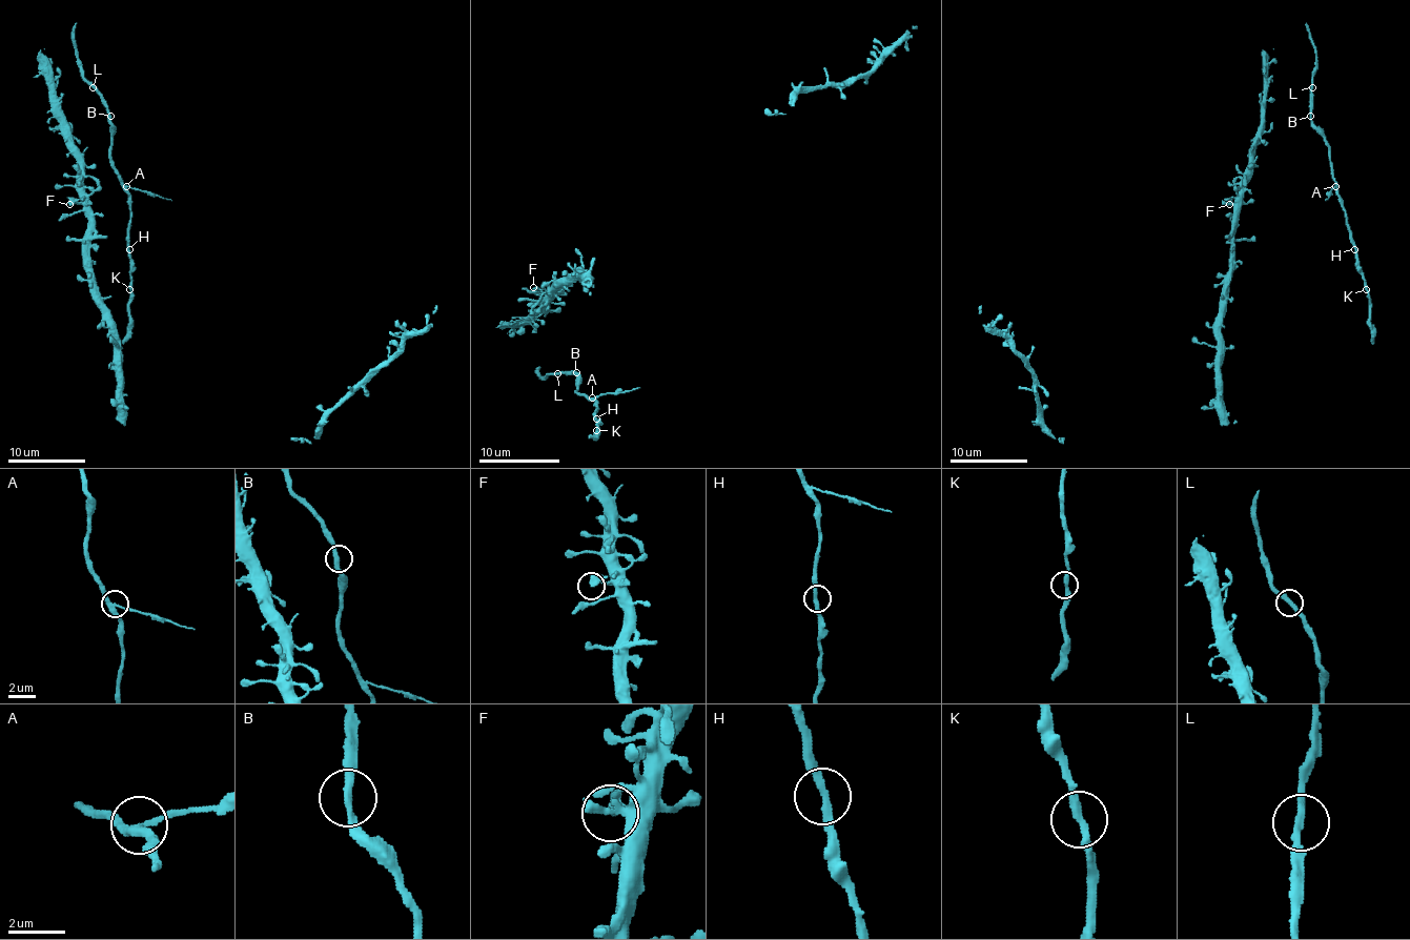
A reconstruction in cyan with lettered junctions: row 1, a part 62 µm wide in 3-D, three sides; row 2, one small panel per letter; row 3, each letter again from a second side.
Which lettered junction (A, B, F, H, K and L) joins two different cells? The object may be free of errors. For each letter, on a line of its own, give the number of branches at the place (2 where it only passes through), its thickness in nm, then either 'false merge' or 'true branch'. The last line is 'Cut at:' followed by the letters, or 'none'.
A: 3 branches meet; 280 nm thick; false merge
B: 2 branches meet; 280 nm thick; true branch
F: 3 branches meet; 240 nm thick; true branch
H: 2 branches meet; 300 nm thick; true branch
K: 2 branches meet; 300 nm thick; true branch
L: 2 branches meet; 300 nm thick; true branch
Cut at: A

